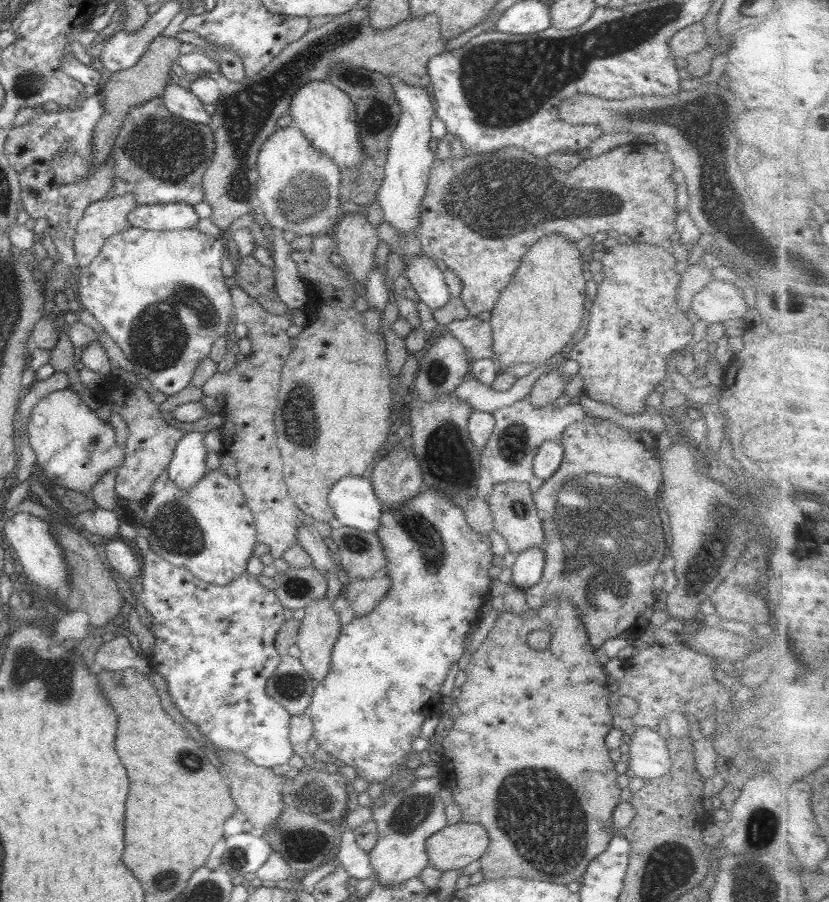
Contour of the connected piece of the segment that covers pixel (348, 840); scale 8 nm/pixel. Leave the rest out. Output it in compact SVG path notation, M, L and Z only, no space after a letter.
M340 827L338 837L340 843L336 857L350 878L366 880L373 875L373 868L368 852L361 850L354 840L357 831L348 831Z

